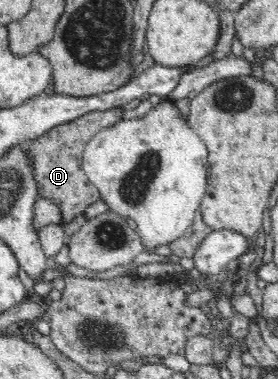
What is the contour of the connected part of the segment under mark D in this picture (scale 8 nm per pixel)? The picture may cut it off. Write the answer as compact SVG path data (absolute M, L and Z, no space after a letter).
M115 107L108 111L93 111L83 114L76 120L50 128L48 132L34 139L27 148L27 155L32 161L38 192L42 197L52 199L60 207L64 224L71 223L73 218L84 212L92 202L101 198L101 194L97 192L95 186L82 172L83 162L74 162L72 152L68 152L68 150L72 150L72 140L84 148L84 144L90 142L90 138L96 132L104 130L108 126L114 126L118 120L122 120L124 118L122 112L123 108Z

